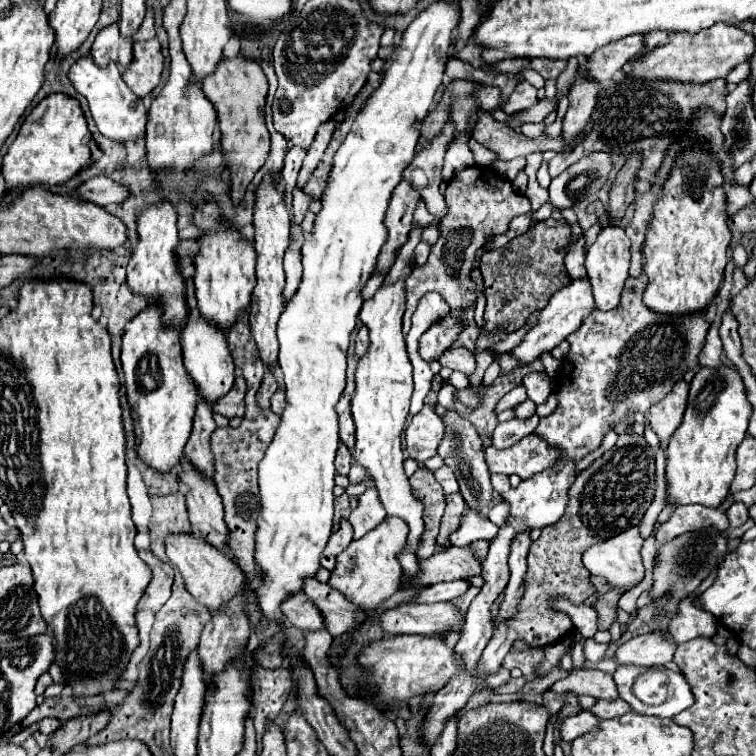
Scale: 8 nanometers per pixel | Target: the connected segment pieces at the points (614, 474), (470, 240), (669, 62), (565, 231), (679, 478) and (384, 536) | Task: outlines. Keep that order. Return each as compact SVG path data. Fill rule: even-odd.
M627 420L615 424L613 430L619 434L617 444L575 478L573 486L569 488L565 514L557 524L543 528L541 536L531 544L527 558L529 570L525 576L525 596L519 604L519 612L513 618L513 624L501 624L501 628L495 628L493 640L489 640L481 656L481 672L495 674L515 640L527 640L529 646L541 648L569 636L573 630L571 620L567 614L551 610L547 600L553 596L567 596L575 604L581 604L585 598L593 596L593 588L589 588L591 574L581 564L581 552L601 540L607 540L609 536L615 536L617 532L623 532L625 528L637 526L653 502L653 448L643 436L627 434L627 424Z
M471 166L471 168L457 172L451 178L451 182L447 184L445 200L449 206L449 216L445 216L445 220L439 222L439 228L441 228L439 242L431 248L429 262L421 268L413 268L411 276L405 280L404 336L411 328L412 314L417 308L421 296L429 290L449 290L449 296L453 294L453 312L463 312L463 310L475 306L475 282L469 276L473 262L475 262L475 252L483 246L487 234L505 232L511 218L527 214L531 210L527 196L517 194L511 188L511 180L499 178L495 172L485 170L485 168L481 170L479 166ZM447 280L449 280L449 286L447 286Z
M717 22L707 30L697 34L673 32L669 34L669 44L659 46L643 56L641 62L633 64L631 76L651 78L651 80L677 80L677 82L711 82L725 78L737 64L749 62L755 52L755 36L743 28L727 22Z
M549 218L541 224L533 224L523 236L513 238L503 248L483 254L479 268L485 280L485 296L487 296L483 326L479 328L483 336L491 336L499 330L511 334L523 328L527 324L527 318L549 302L549 296L571 284L571 278L563 262L565 248L569 242L571 242L571 226L567 222Z
M725 364L725 368L717 368L717 372L701 368L695 374L683 422L667 444L665 504L703 504L709 508L723 504L737 468L735 450L745 438L751 412L753 408L749 408L749 400L745 400L745 386L737 370Z
M387 516L377 528L367 532L363 538L353 540L349 548L341 552L341 556L337 556L337 568L331 574L329 586L345 594L345 598L355 602L359 608L369 610L367 606L379 606L383 600L399 590L403 568L397 560L397 554L403 550L407 534L409 528L405 520L397 516Z

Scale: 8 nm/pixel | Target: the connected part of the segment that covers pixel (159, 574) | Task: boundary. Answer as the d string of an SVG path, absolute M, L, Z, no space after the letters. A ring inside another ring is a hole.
M139 550L139 556L151 568L153 576L151 576L151 582L145 588L145 596L139 600L137 608L139 610L149 608L149 610L157 612L169 600L169 596L171 596L171 584L173 584L175 570L173 570L173 566L165 564L163 560L159 560L153 552Z

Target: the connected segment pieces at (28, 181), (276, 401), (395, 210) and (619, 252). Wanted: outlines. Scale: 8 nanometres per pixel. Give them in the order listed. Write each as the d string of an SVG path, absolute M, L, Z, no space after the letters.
M67 94L45 96L25 118L19 128L15 142L9 146L1 174L9 190L27 186L57 186L71 180L81 168L91 162L91 152L87 142L91 132L87 130L87 120L79 102Z
M279 380L277 392L271 396L271 410L275 414L281 414L281 408L285 408L285 388L281 388L281 380Z
M401 180L397 184L397 188L393 190L389 210L385 216L385 226L389 228L389 238L385 242L385 248L381 250L379 260L377 260L377 270L387 270L393 266L395 248L399 248L401 244L407 242L413 212L417 208L419 200L421 200L419 192L407 180Z
M611 226L611 228L603 228L595 240L595 244L589 248L587 258L585 258L585 268L591 280L591 288L593 288L593 300L595 300L595 308L609 312L611 308L617 308L619 300L621 300L621 292L623 292L623 284L629 278L629 238L625 236L623 228L619 226Z

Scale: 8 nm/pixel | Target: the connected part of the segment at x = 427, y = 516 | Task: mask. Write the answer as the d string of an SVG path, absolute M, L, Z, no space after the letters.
M419 468L411 478L409 484L413 488L413 494L423 502L423 520L425 520L425 532L421 534L419 548L417 548L417 558L425 560L435 552L435 538L439 534L439 524L441 516L445 510L445 494L439 482L435 480L433 472L427 468Z

